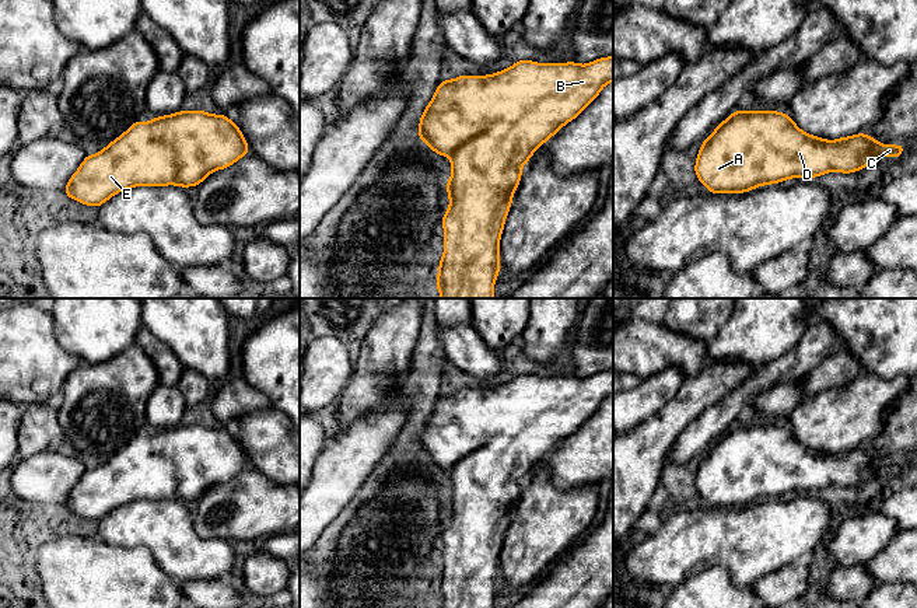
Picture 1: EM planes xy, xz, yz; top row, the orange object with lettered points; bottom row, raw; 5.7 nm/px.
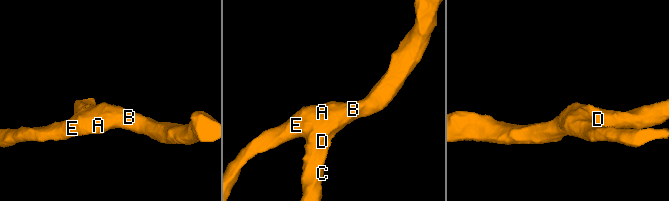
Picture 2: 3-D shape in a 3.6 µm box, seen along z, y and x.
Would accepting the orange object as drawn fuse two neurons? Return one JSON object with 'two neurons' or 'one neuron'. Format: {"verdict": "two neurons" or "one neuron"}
{"verdict": "one neuron"}

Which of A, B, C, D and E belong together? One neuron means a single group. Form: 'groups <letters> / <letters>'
groups A B C D E

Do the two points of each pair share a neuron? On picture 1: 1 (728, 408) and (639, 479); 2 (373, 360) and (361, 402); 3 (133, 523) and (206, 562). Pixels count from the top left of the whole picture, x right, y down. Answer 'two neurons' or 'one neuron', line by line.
1: two neurons
2: one neuron
3: one neuron

